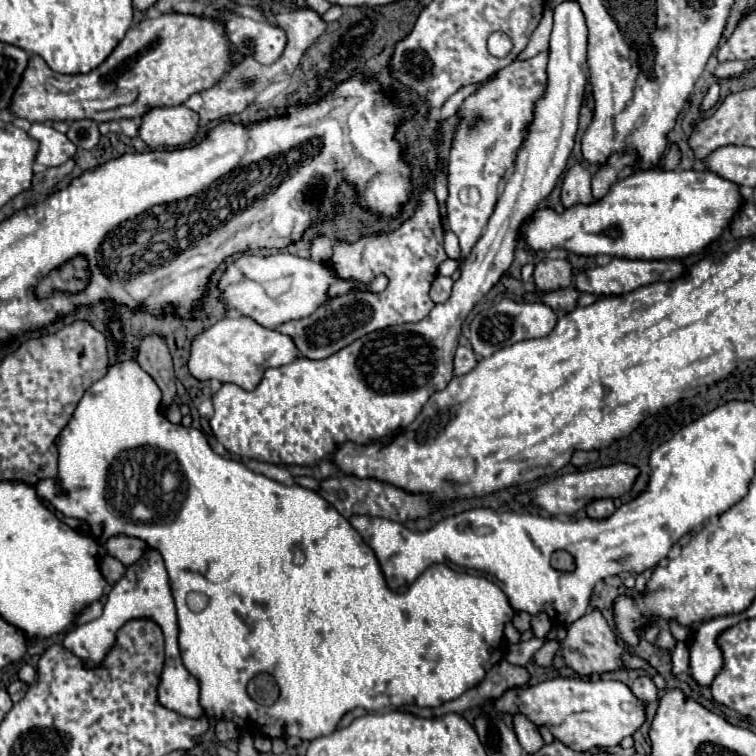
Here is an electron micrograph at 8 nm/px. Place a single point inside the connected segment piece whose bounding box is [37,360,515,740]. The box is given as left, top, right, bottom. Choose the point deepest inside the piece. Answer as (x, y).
(335, 637)

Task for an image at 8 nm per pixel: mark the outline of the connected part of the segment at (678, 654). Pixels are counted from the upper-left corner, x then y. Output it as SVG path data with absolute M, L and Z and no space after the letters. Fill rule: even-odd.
M677 642L673 654L671 654L671 674L679 676L689 670L689 660L687 660L687 642Z

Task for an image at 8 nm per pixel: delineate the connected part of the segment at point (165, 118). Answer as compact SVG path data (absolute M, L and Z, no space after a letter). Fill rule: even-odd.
M181 106L169 108L153 108L143 116L143 124L139 128L141 140L149 148L181 148L191 142L199 132L199 116L197 112Z

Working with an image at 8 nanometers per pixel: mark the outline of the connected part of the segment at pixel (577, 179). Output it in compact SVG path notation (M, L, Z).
M575 162L561 184L561 202L565 208L571 204L589 204L591 196L591 166L587 162Z

